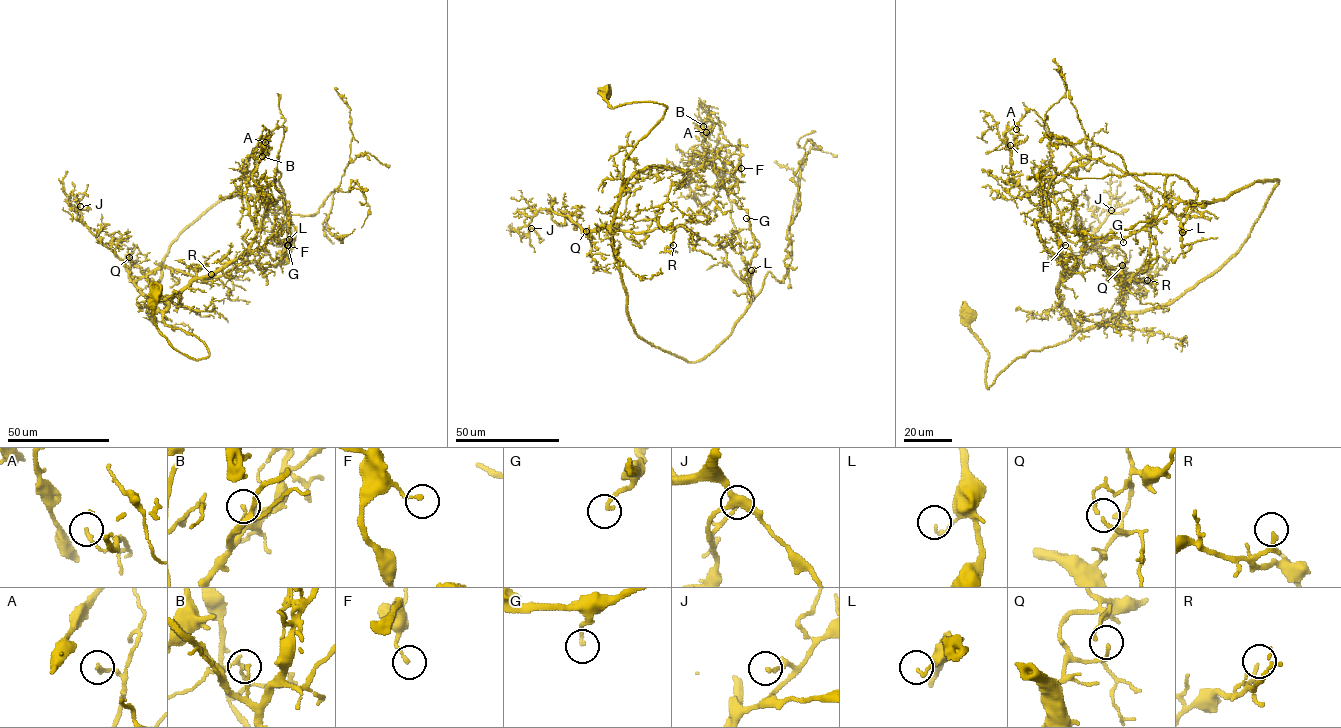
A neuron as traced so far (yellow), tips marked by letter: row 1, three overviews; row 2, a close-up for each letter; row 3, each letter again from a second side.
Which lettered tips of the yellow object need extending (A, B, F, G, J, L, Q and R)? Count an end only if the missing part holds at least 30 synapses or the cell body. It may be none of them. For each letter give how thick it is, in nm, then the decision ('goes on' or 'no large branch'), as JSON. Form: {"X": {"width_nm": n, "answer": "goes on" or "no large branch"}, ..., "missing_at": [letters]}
{"A": {"width_nm": 140, "answer": "no large branch"}, "B": {"width_nm": 130, "answer": "no large branch"}, "F": {"width_nm": 150, "answer": "no large branch"}, "G": {"width_nm": 150, "answer": "no large branch"}, "J": {"width_nm": 150, "answer": "no large branch"}, "L": {"width_nm": 140, "answer": "no large branch"}, "Q": {"width_nm": 120, "answer": "no large branch"}, "R": {"width_nm": 160, "answer": "no large branch"}, "missing_at": []}

